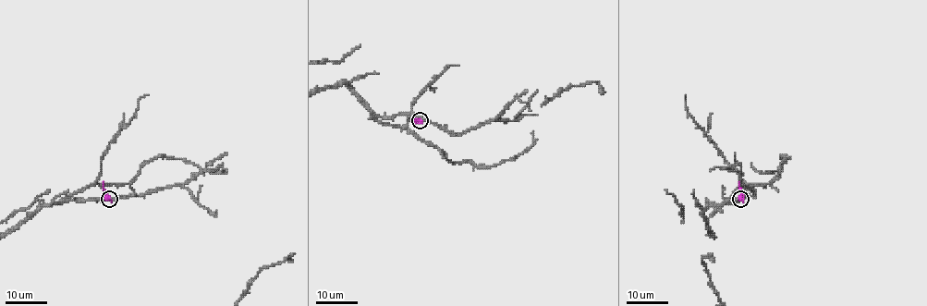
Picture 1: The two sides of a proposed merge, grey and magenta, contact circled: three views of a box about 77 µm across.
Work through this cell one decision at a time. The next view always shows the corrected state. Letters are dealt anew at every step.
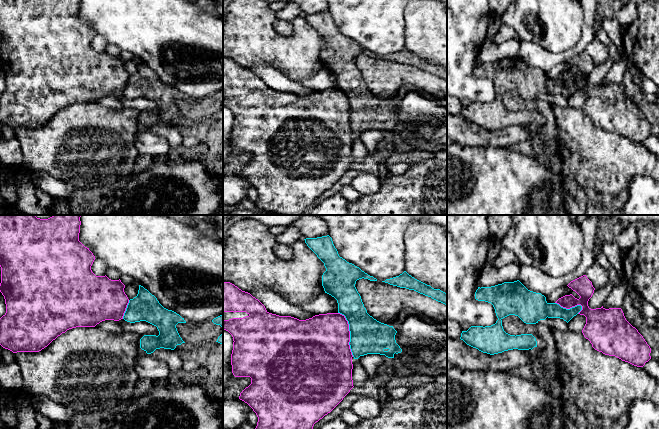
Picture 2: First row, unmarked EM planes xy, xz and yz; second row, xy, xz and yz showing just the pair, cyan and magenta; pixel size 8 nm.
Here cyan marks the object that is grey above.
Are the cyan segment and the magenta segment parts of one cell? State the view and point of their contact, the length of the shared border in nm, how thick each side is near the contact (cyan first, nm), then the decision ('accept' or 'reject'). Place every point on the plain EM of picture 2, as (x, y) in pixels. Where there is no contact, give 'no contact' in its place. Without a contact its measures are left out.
meets cyan in xz at (350, 109); contact 380 nm long; 280 nm thick on the cyan side, 440 nm on the other; reject

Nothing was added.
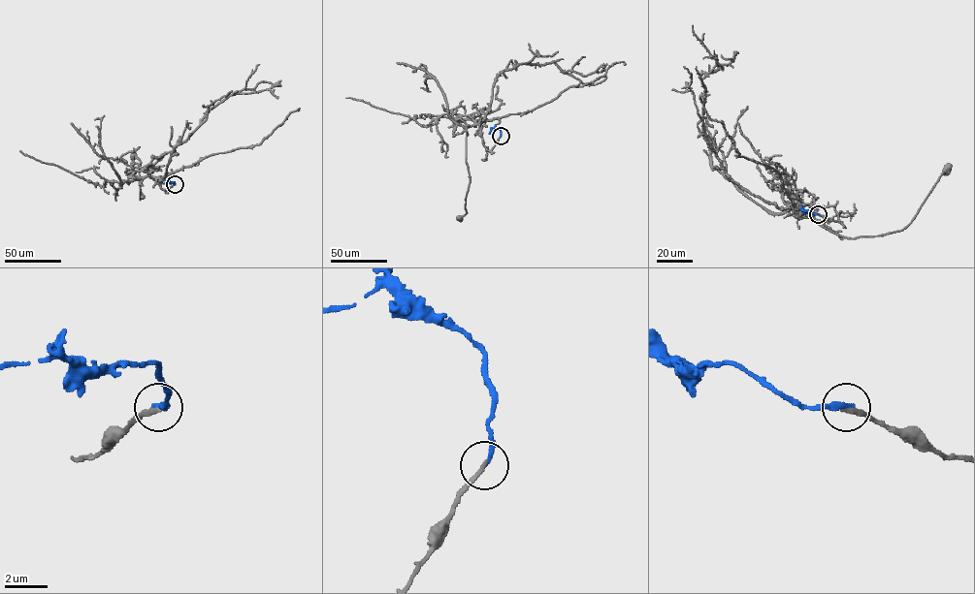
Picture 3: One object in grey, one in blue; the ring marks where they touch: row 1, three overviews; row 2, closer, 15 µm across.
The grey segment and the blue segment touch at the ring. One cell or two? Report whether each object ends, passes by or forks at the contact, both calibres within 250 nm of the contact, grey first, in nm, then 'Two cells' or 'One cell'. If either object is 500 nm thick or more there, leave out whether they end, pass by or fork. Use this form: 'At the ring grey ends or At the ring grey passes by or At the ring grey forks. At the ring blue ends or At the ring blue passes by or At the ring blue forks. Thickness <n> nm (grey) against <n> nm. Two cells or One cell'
At the ring grey ends. At the ring blue ends. Thickness 200 nm (grey) against 240 nm. Two cells

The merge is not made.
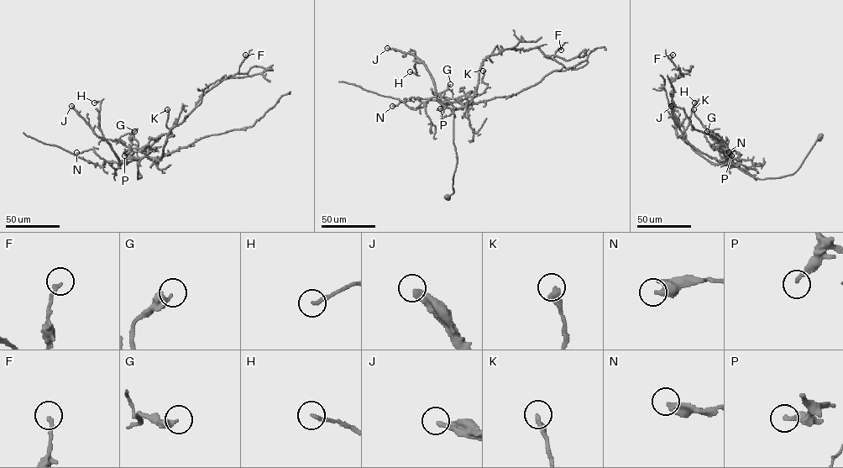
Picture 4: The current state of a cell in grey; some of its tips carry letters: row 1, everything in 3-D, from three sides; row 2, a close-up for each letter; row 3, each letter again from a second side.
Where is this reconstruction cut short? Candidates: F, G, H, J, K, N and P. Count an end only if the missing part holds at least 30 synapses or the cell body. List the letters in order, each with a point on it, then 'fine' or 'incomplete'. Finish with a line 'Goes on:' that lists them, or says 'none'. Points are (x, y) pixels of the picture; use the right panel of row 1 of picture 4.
F: (672, 55) | fine
G: (707, 131) | fine
H: (694, 102) | fine
J: (671, 106) | incomplete
K: (693, 109) | fine
N: (729, 152) | fine
P: (731, 155) | incomplete
Goes on: J, P

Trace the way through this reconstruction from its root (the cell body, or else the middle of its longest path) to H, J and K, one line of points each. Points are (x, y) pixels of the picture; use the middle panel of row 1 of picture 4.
H: (447, 197), (453, 192), (457, 162), (456, 108), (438, 99), (423, 63), (414, 65), (416, 74), (410, 71)
J: (447, 197), (453, 192), (457, 162), (456, 108), (438, 99), (434, 81), (421, 60), (387, 48)
K: (447, 197), (453, 192), (457, 162), (453, 110), (484, 92), (487, 85), (481, 80), (483, 70)

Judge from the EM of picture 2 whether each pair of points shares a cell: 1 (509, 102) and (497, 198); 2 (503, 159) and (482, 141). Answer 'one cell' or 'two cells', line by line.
1: two cells
2: two cells

